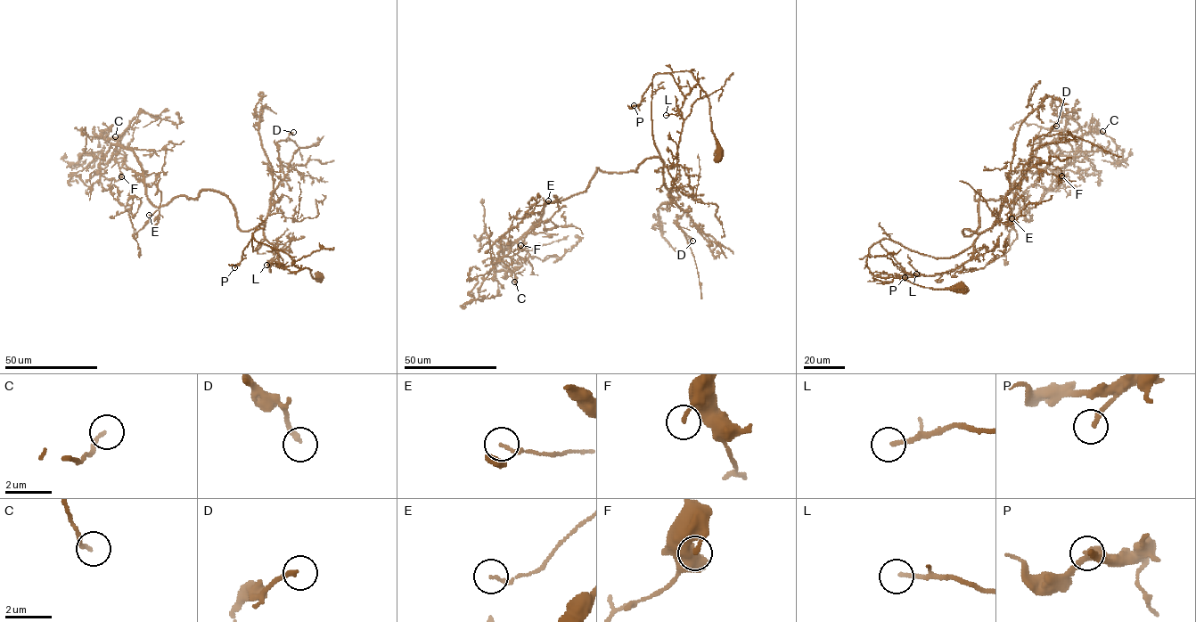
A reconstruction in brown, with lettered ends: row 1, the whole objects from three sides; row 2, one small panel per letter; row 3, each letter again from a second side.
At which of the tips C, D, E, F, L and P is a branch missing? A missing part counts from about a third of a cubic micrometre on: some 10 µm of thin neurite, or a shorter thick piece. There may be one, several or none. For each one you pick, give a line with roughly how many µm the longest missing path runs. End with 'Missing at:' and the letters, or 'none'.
L: 20 µm
P: 40 µm
Missing at: L, P

